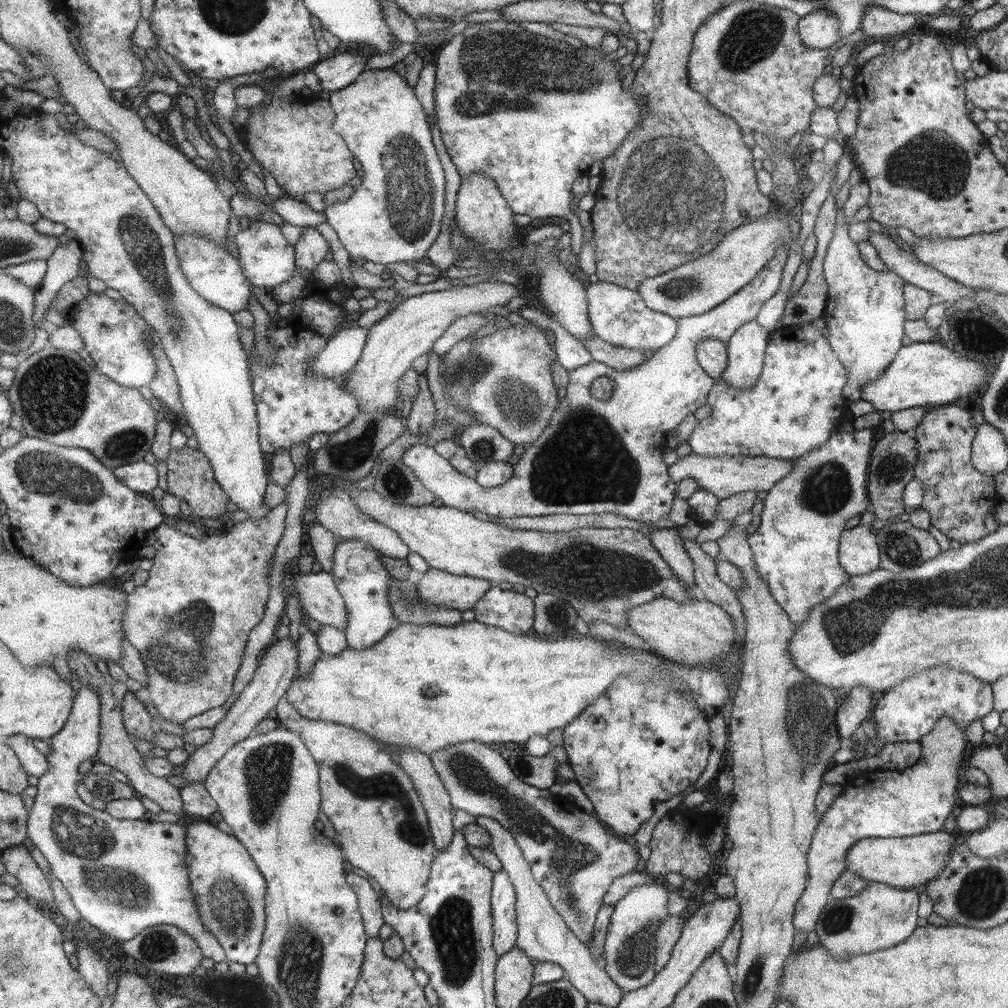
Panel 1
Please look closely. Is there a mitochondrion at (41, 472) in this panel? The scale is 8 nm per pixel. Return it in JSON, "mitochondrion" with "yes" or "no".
{"mitochondrion":"yes"}

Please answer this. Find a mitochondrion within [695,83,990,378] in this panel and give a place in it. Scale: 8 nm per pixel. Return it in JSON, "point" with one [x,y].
{"point":[941,170]}

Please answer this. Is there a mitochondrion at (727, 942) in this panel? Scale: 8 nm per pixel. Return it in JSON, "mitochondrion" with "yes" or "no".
{"mitochondrion":"no"}

